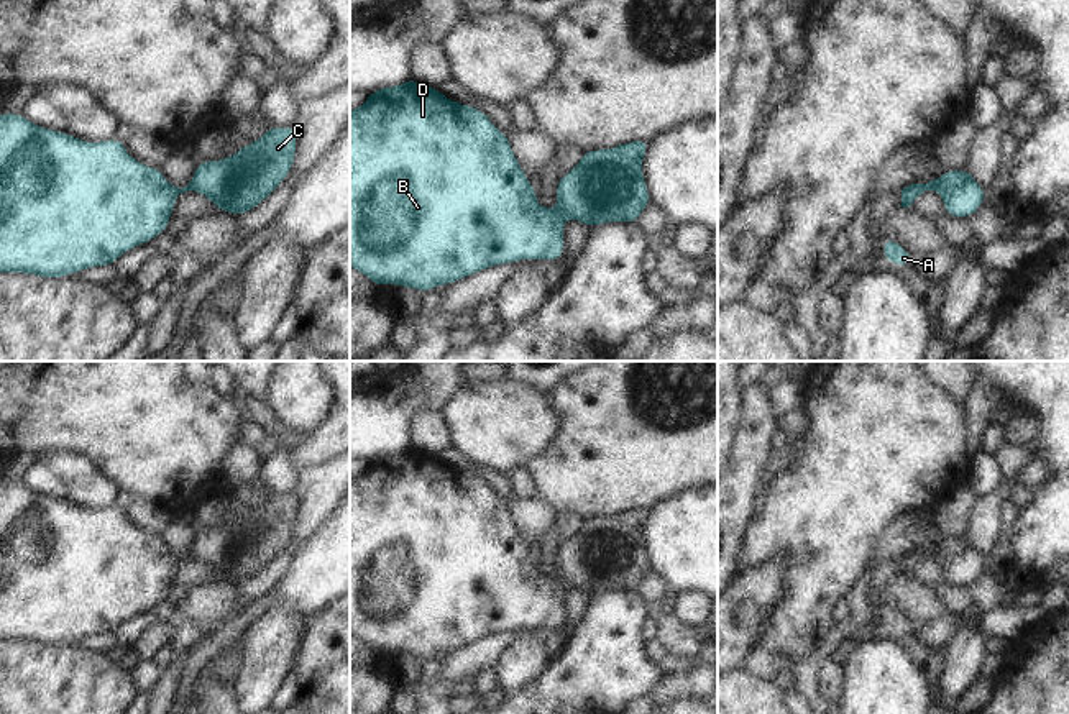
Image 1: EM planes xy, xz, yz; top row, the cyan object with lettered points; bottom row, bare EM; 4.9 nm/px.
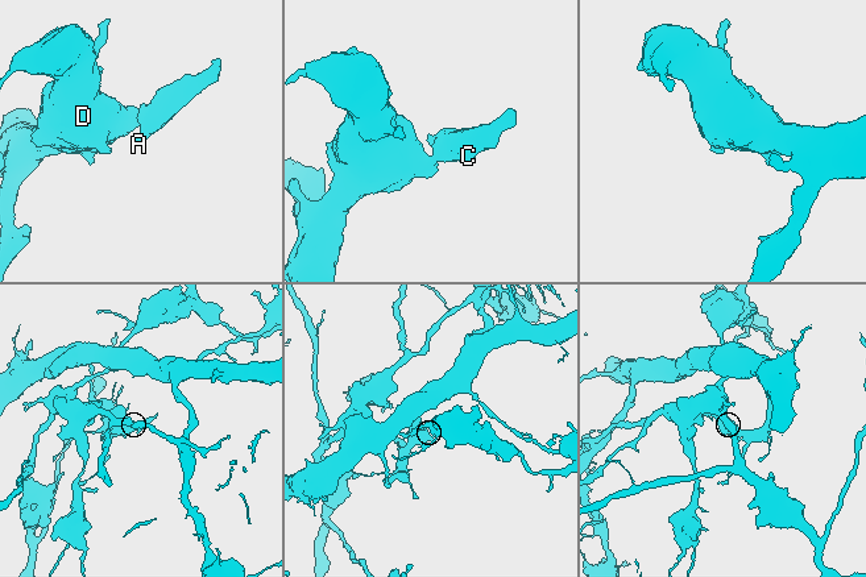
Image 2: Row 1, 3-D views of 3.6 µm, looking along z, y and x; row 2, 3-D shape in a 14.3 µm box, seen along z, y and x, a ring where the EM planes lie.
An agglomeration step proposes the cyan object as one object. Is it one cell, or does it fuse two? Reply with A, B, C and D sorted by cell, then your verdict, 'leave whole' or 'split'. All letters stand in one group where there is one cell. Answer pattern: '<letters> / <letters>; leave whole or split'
A C / B D; split

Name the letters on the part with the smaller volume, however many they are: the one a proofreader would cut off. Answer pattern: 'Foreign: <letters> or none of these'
Foreign: A, C

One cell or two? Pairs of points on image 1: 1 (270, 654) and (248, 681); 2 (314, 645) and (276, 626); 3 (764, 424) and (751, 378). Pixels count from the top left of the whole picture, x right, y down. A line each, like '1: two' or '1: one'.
1: one
2: two
3: two

